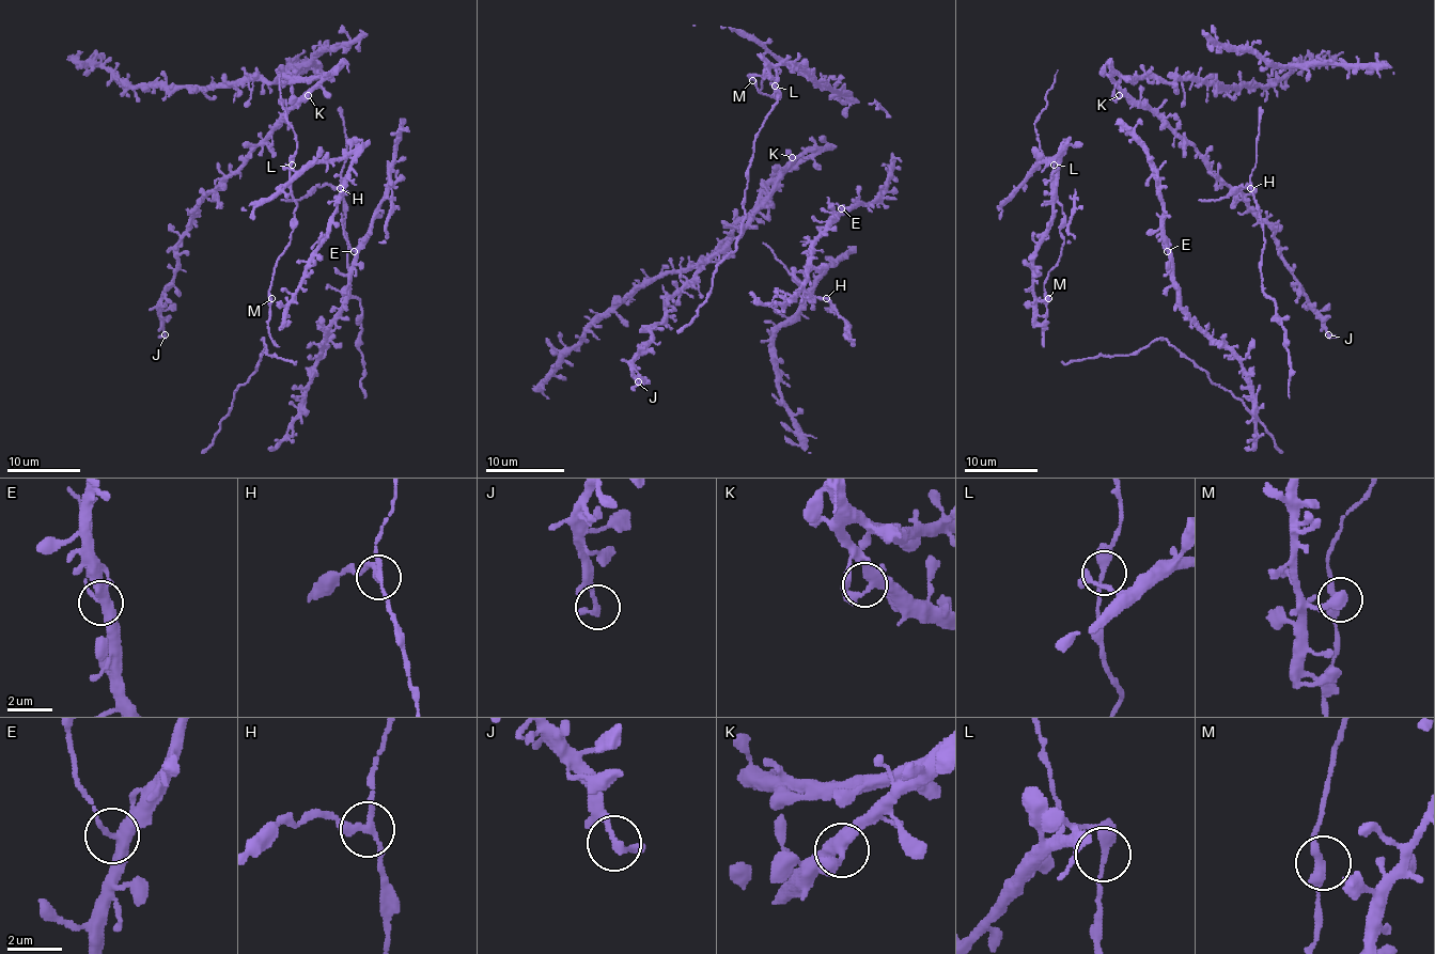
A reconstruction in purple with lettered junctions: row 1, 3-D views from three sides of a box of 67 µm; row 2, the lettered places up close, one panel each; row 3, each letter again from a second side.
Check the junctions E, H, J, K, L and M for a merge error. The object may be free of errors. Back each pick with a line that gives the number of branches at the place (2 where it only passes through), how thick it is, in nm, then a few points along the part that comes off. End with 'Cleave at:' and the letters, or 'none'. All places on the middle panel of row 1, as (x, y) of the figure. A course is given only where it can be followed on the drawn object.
H: branches 3; calibre 240 nm; course (826, 299), (808, 293), (762, 241)
Cleave at: H

